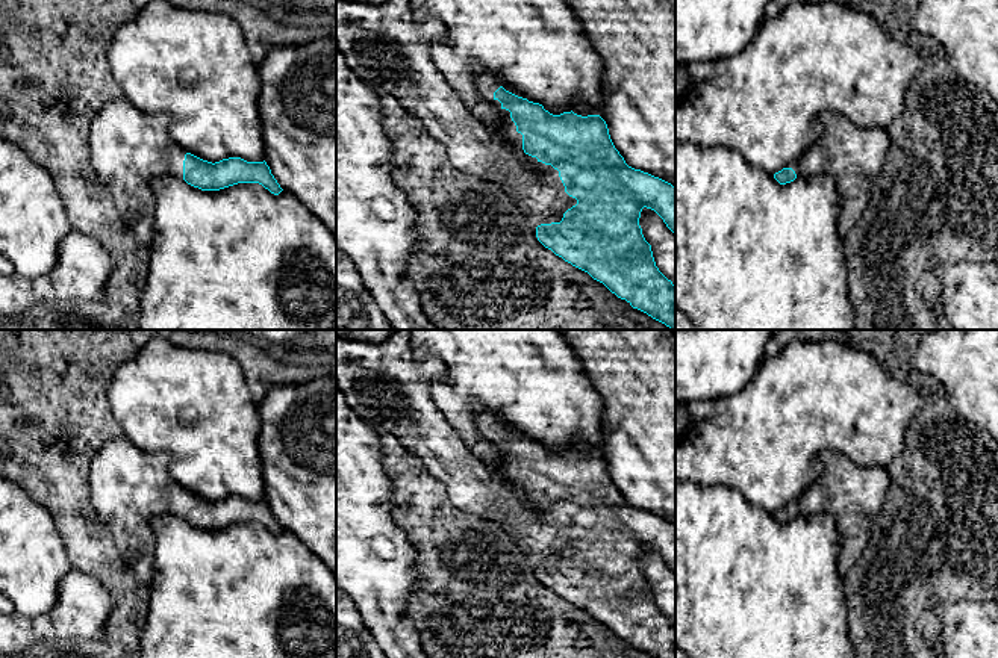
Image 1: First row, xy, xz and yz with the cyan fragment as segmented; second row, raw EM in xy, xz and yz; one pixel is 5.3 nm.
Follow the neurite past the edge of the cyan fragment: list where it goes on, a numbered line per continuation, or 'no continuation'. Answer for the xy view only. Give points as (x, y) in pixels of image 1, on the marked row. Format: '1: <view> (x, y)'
1: xy (129, 148)

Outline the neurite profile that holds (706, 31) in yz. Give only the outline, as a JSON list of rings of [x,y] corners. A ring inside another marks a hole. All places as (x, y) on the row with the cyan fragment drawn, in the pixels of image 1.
[[[675,0],[675,65],[691,62],[719,61],[744,51],[760,23],[765,20],[765,8],[769,0]]]

